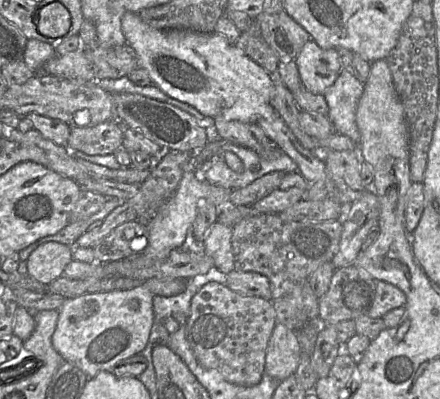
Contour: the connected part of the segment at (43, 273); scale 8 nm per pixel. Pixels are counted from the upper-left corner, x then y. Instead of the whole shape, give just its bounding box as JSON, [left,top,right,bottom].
[27,242,73,284]

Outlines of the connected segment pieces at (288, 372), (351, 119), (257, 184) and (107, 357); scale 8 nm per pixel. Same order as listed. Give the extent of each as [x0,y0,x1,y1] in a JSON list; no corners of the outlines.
[[265,322,300,382],[323,68,363,144],[229,171,286,206],[52,283,155,378]]

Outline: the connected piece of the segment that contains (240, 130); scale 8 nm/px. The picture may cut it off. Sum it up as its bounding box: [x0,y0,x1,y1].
[214,118,282,158]

